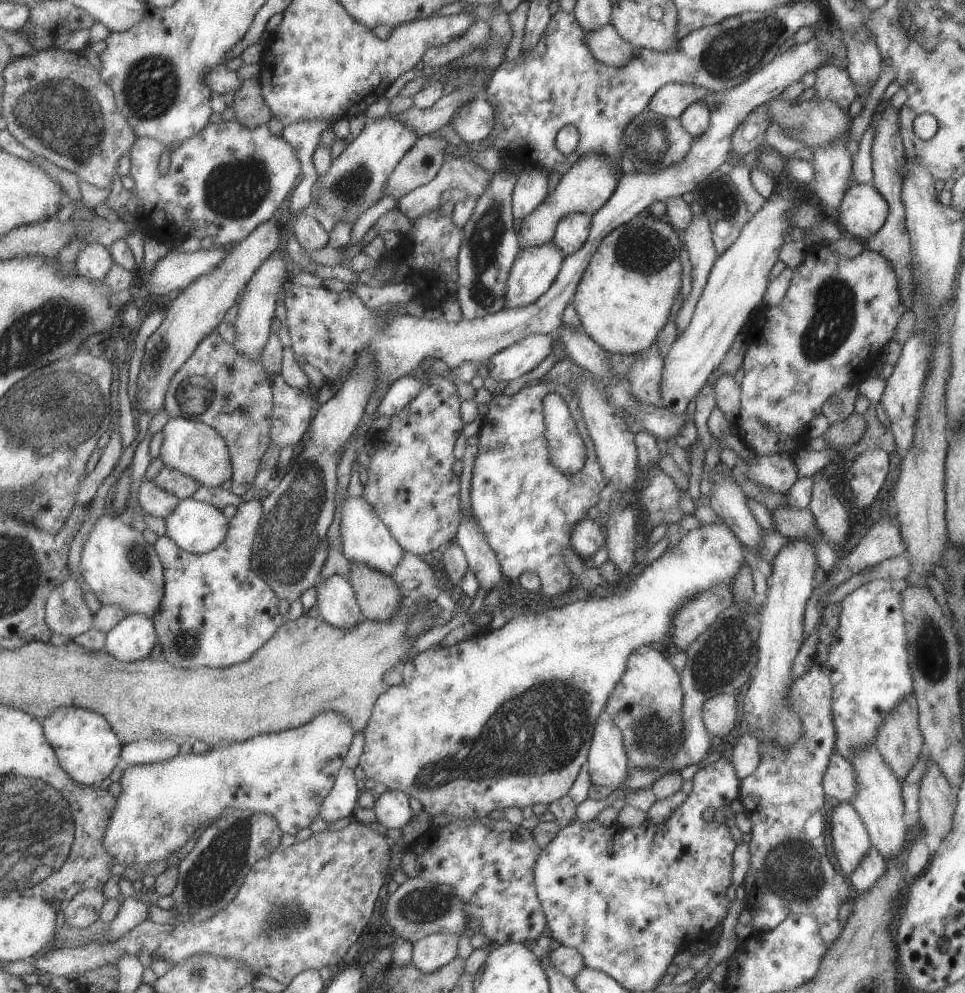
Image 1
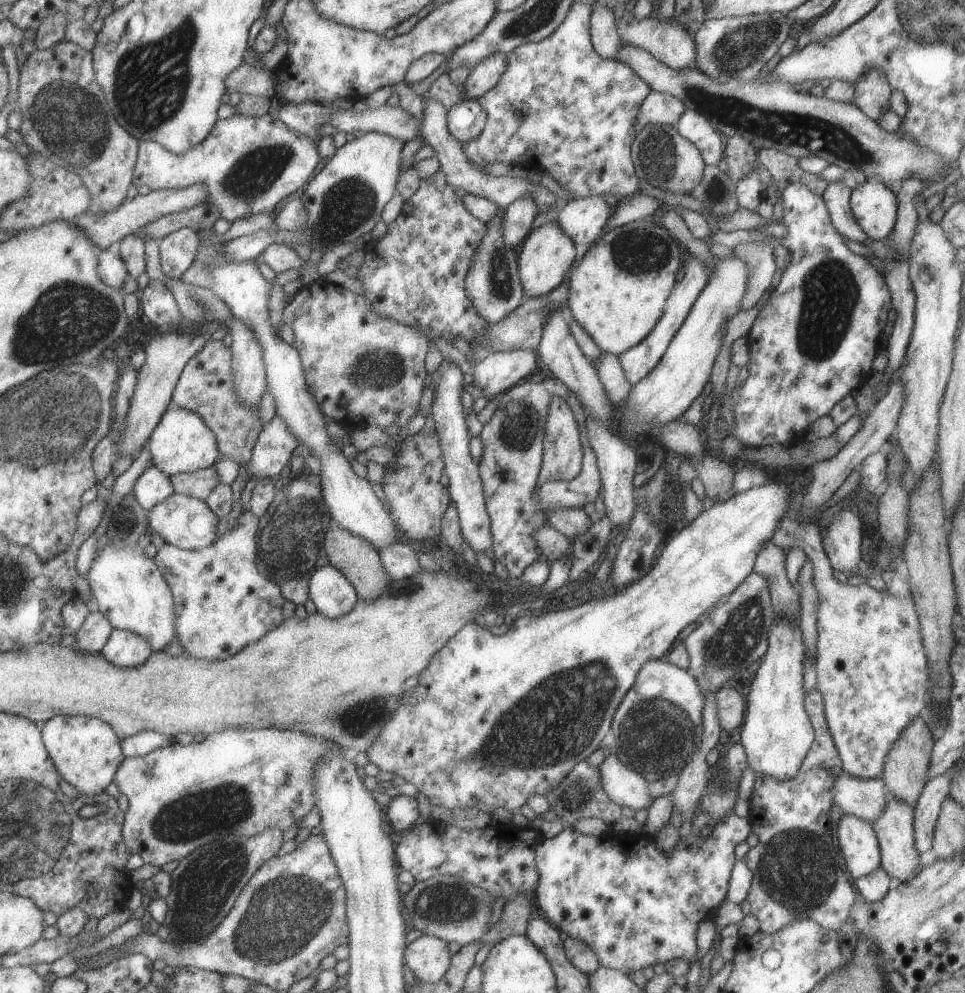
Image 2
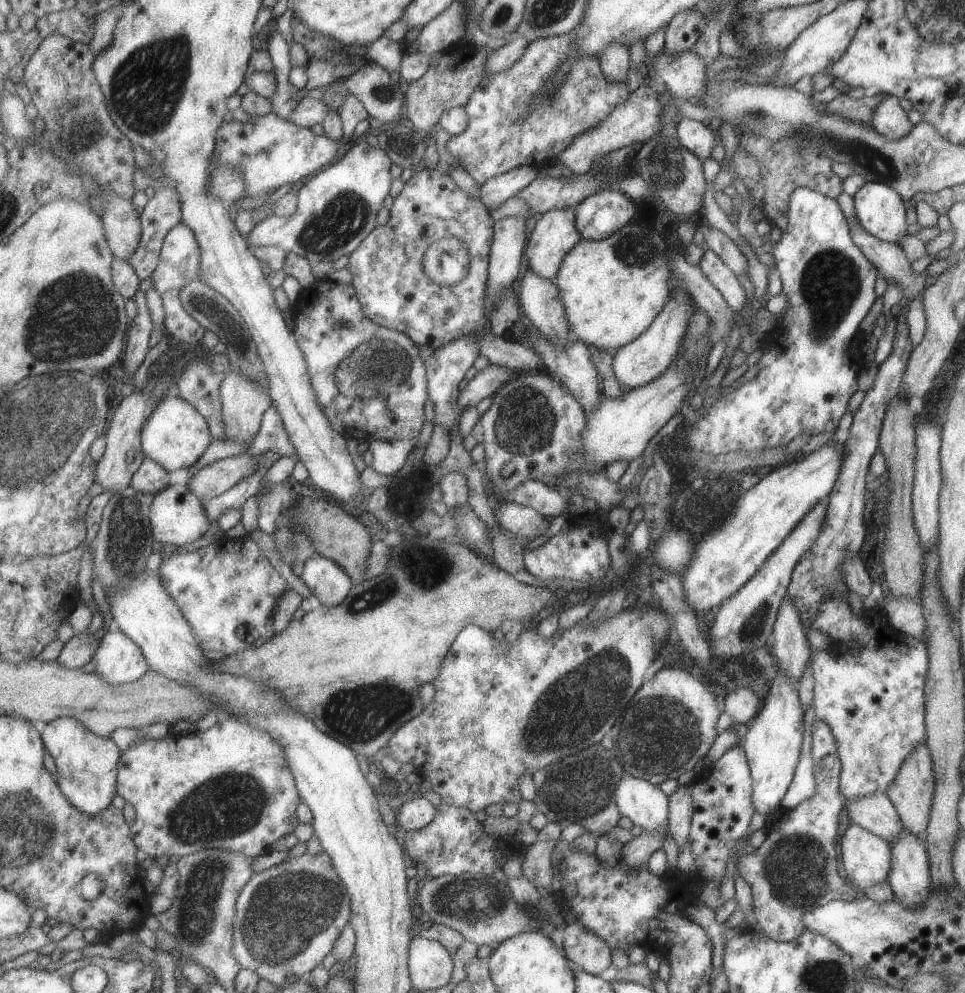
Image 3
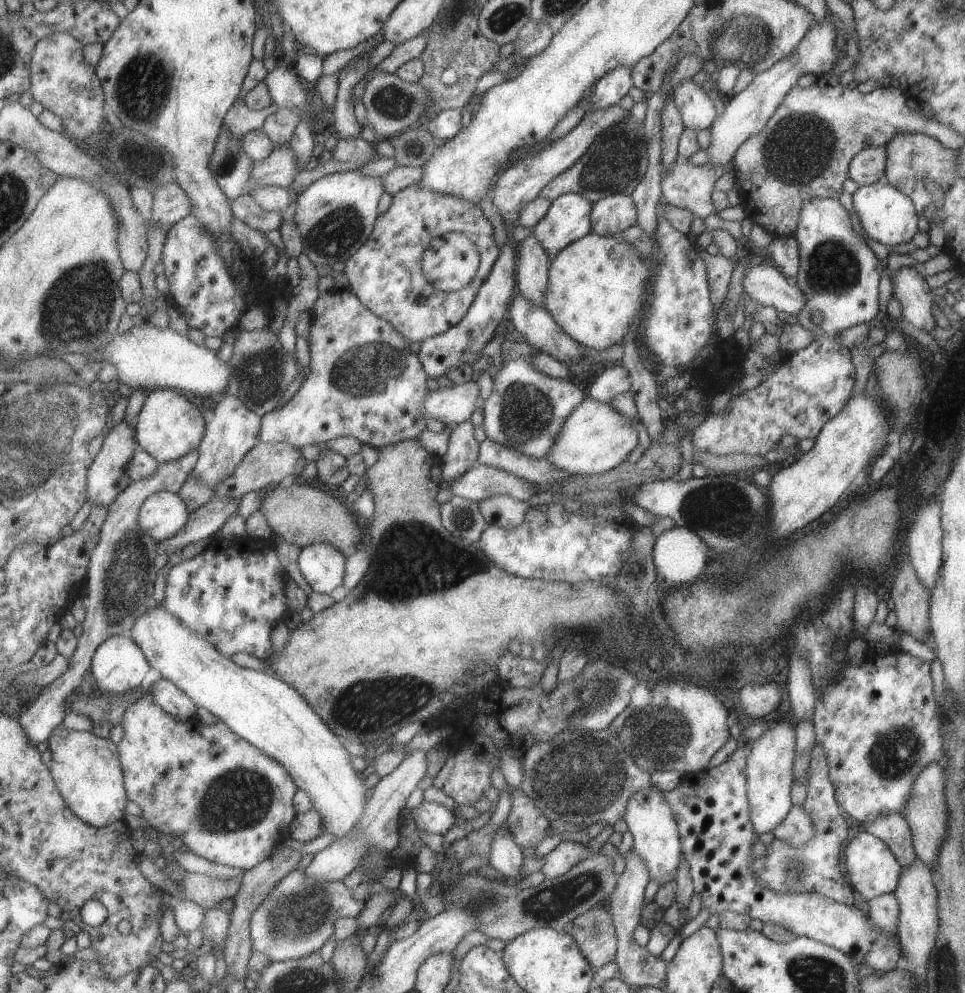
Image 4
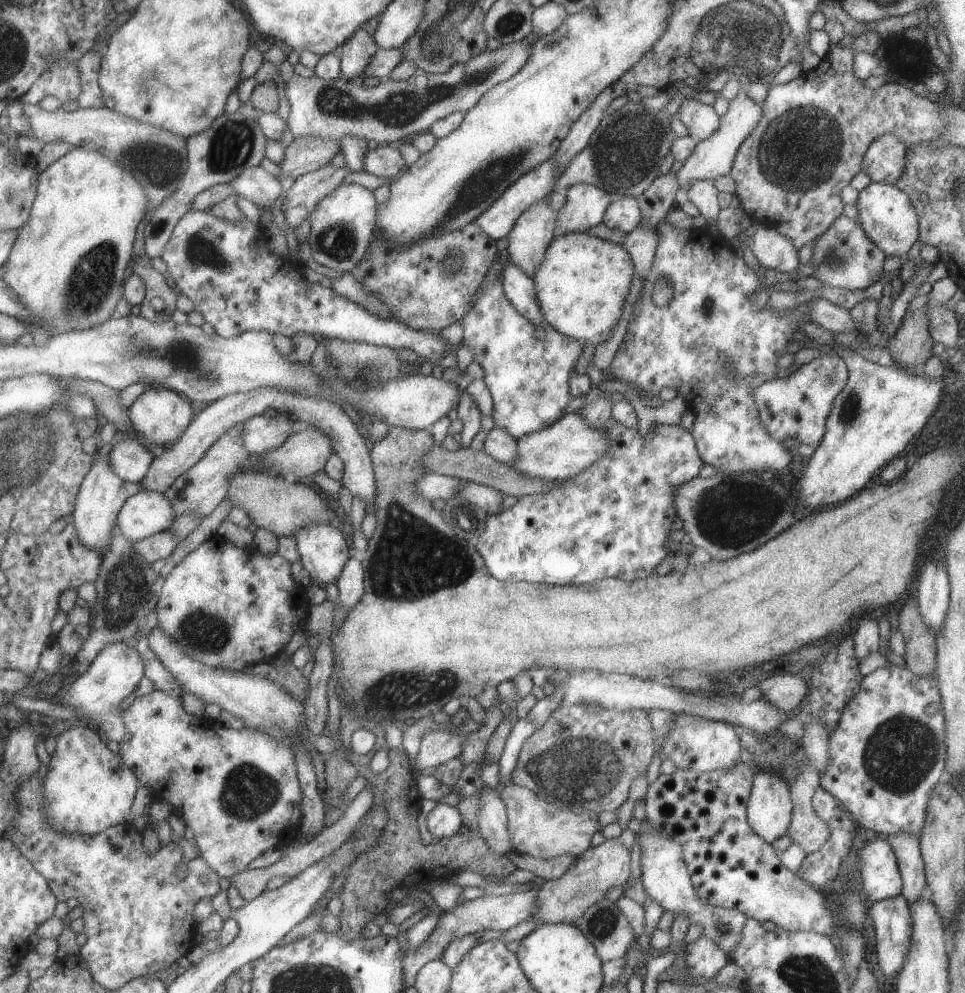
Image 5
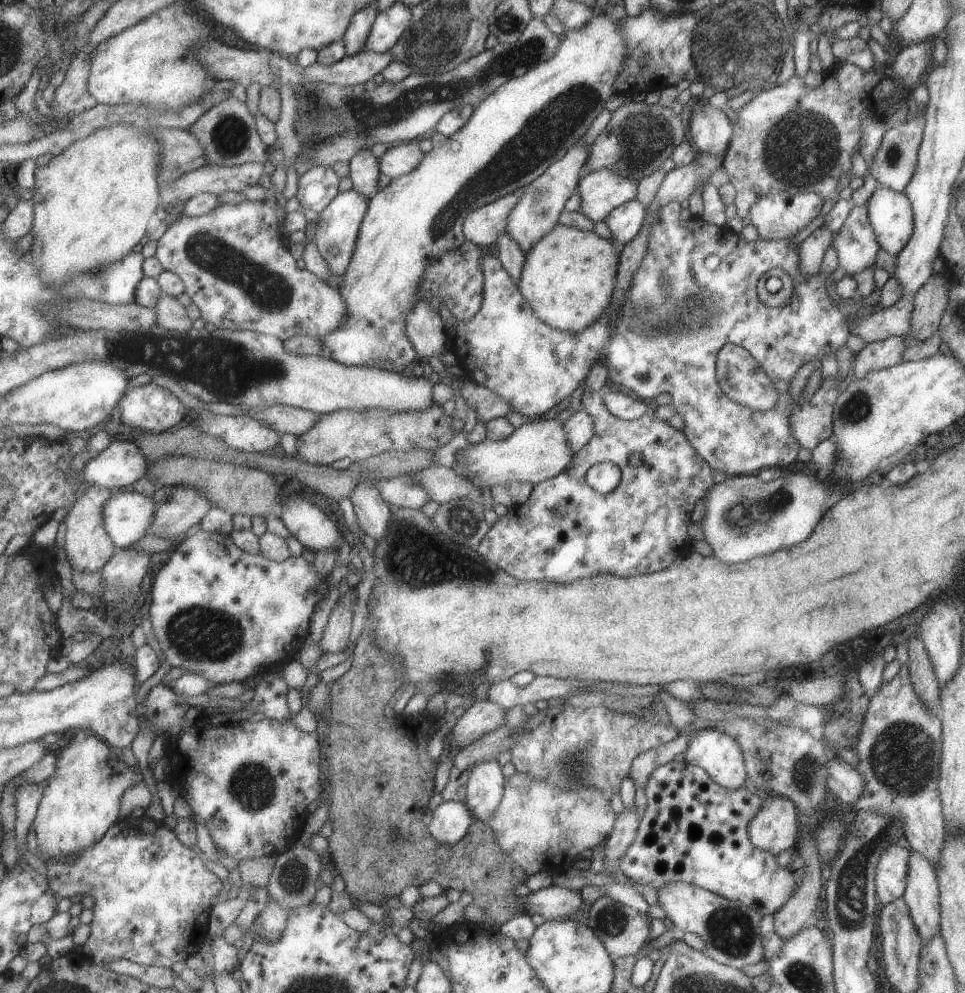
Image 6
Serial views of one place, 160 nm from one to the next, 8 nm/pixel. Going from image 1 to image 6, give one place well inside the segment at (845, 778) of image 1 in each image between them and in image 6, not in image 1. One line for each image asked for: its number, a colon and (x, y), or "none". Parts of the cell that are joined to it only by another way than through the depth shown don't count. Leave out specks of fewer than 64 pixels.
2: (863, 798)
3: (874, 812)
4: (891, 828)
5: (905, 846)
6: (921, 895)

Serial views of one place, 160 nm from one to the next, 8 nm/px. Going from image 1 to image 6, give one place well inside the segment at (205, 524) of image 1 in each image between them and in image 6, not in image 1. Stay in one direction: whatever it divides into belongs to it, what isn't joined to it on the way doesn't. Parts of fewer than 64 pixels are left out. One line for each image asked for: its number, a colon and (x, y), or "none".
2: (188, 522)
3: (178, 516)
4: (163, 515)
5: (147, 513)
6: (128, 516)

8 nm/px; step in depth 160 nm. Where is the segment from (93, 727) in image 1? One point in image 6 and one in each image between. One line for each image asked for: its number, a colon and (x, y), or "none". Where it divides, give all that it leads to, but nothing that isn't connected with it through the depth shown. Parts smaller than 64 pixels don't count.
2: (88, 752)
3: (88, 764)
4: (88, 769)
5: (89, 788)
6: (83, 798)

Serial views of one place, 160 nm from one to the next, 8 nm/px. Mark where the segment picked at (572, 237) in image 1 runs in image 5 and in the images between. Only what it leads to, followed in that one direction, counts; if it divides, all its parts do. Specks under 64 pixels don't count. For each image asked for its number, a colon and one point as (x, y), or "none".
2: (580, 220)
3: (600, 214)
4: (611, 215)
5: (623, 214)

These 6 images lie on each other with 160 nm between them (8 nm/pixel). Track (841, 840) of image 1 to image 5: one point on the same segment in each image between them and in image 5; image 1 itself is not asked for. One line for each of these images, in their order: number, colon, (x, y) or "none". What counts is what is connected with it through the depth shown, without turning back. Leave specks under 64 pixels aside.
2: (857, 843)
3: (866, 857)
4: (872, 869)
5: (878, 869)

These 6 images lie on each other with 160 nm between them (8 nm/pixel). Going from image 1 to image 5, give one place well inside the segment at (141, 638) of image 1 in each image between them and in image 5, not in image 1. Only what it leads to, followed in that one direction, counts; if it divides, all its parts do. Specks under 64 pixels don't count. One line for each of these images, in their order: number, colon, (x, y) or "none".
2: (125, 648)
3: (120, 659)
4: (120, 664)
5: (99, 693)

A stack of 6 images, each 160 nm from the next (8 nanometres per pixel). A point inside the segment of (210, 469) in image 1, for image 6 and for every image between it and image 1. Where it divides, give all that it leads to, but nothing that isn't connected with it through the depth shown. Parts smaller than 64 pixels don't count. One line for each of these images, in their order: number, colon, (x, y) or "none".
2: (183, 442)
3: (177, 436)
4: (171, 424)
5: (162, 416)
6: (152, 408)

